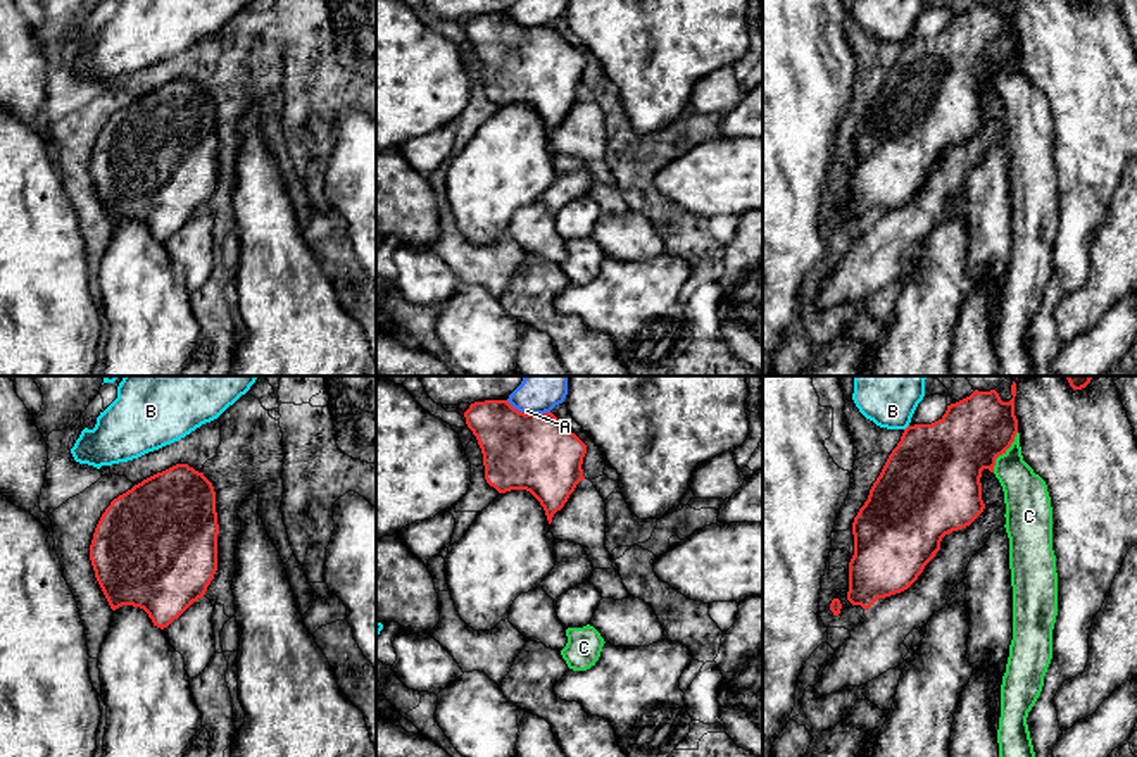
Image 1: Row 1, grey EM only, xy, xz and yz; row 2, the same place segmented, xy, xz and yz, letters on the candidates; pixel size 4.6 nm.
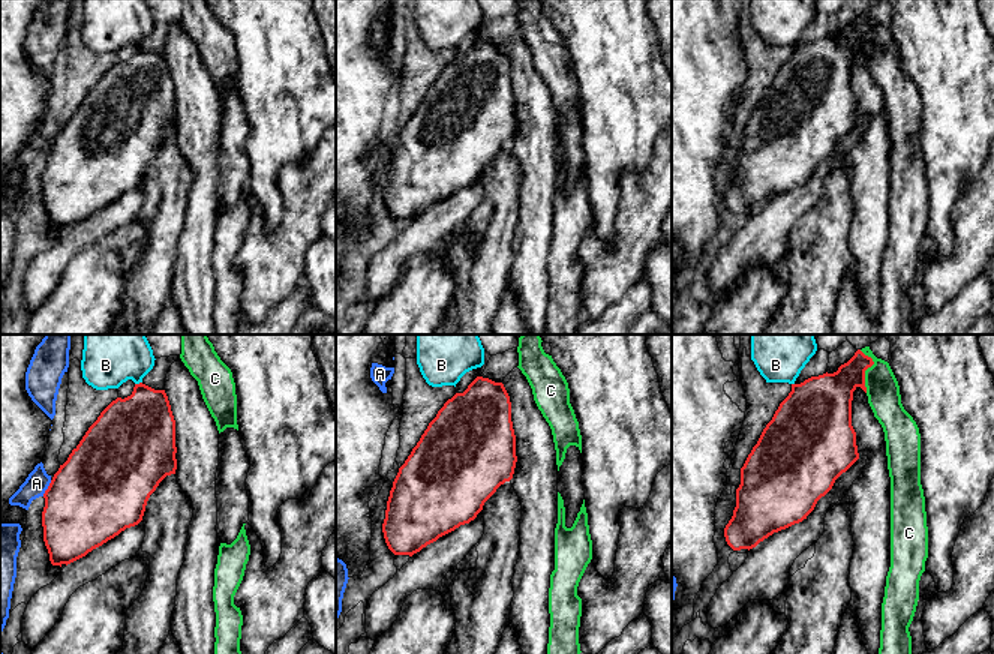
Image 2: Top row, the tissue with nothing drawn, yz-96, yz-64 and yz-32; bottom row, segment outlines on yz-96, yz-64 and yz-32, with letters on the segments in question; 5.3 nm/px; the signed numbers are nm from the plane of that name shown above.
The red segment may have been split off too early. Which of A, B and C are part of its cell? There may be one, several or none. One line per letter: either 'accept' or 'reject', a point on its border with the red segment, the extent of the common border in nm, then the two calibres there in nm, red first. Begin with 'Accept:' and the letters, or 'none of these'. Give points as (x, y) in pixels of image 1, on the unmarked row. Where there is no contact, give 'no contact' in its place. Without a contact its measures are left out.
Accept: none of these
A: reject; meets red in xz at (528, 28); contact 220 nm long; 360 nm thick on the red side, 130 nm on the other
B: reject; meets red in yz at (906, 42); contact 40 nm long; 440 nm thick on the red side, 200 nm on the other
C: reject; meets red in yz at (1003, 66); contact 220 nm long; 340 nm thick on the red side, 200 nm on the other

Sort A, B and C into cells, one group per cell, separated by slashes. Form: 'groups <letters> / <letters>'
groups A / B / C

